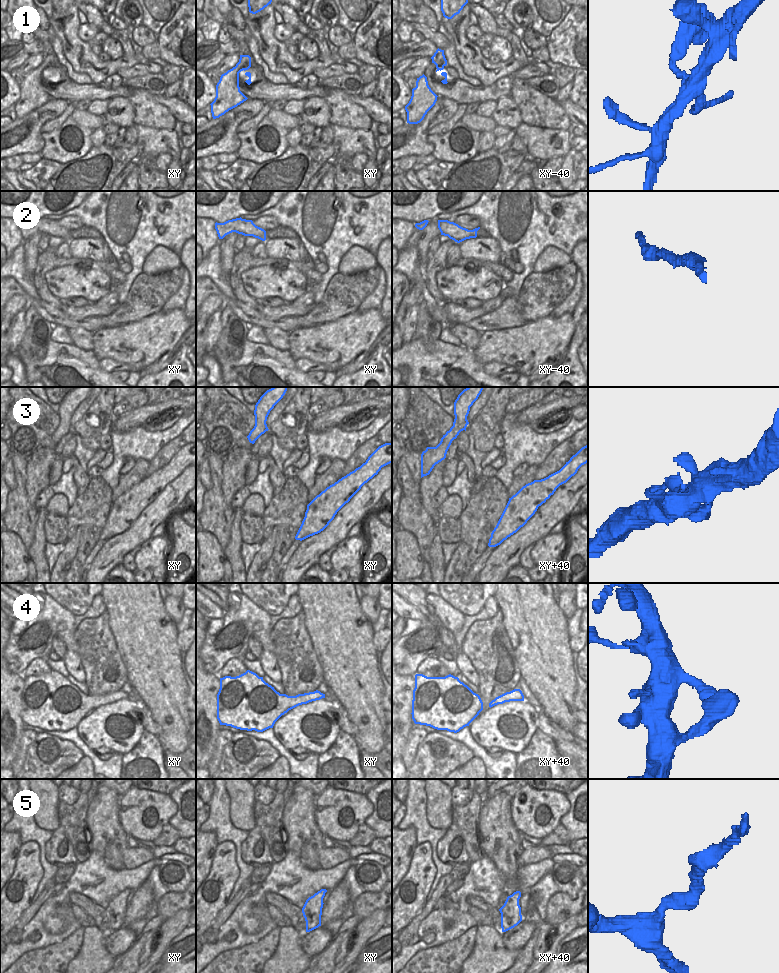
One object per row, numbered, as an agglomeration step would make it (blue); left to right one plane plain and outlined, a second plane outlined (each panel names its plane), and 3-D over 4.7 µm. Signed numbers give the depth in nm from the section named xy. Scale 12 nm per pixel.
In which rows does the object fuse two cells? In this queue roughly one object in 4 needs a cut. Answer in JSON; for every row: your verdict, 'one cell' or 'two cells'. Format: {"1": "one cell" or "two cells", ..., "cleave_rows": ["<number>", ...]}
{"1": "one cell", "2": "one cell", "3": "one cell", "4": "one cell", "5": "one cell", "cleave_rows": []}

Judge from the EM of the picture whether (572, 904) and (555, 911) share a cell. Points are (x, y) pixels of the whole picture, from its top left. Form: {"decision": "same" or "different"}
{"decision": "same"}

